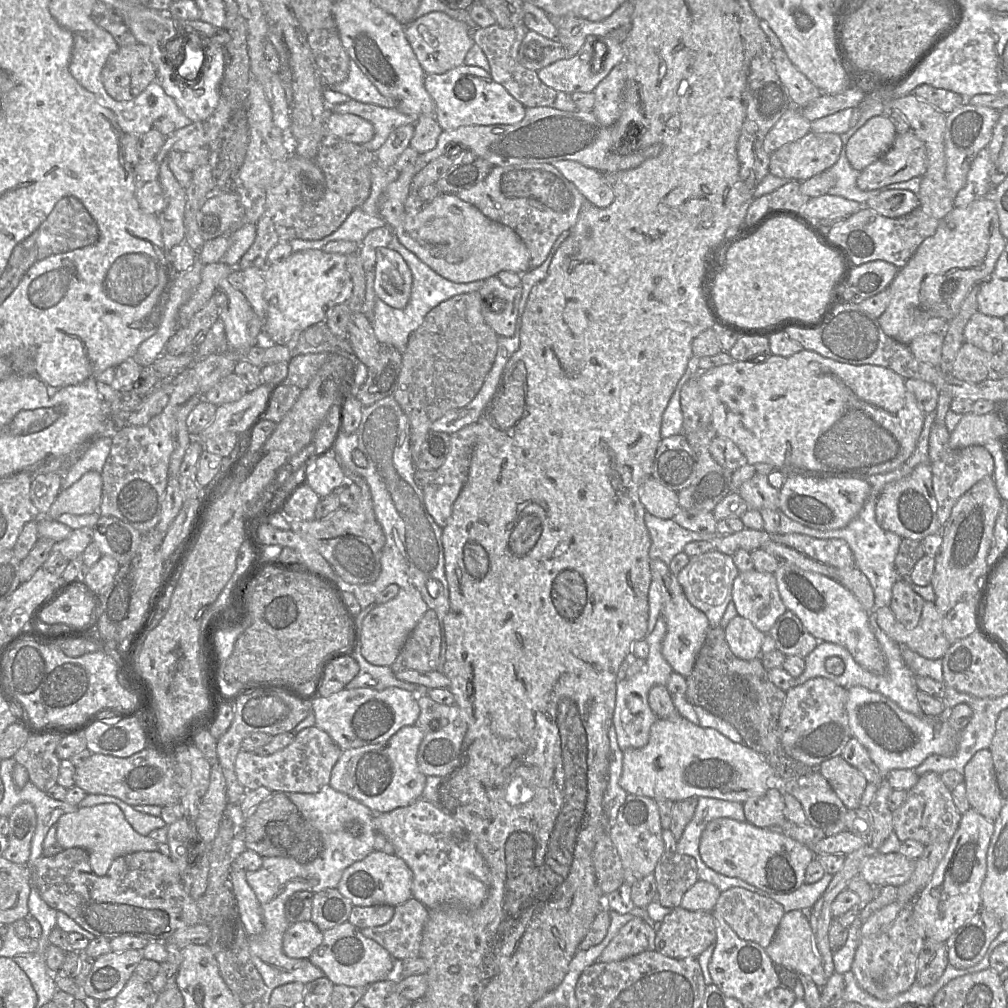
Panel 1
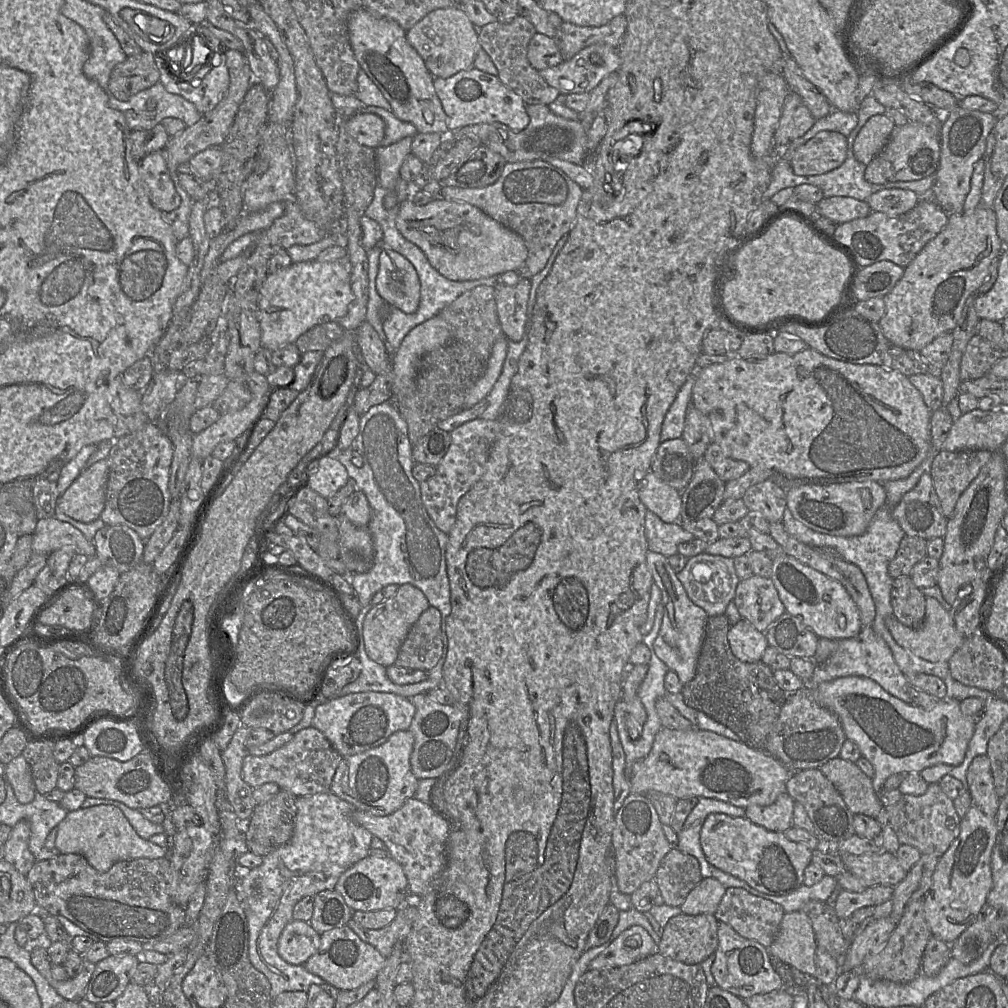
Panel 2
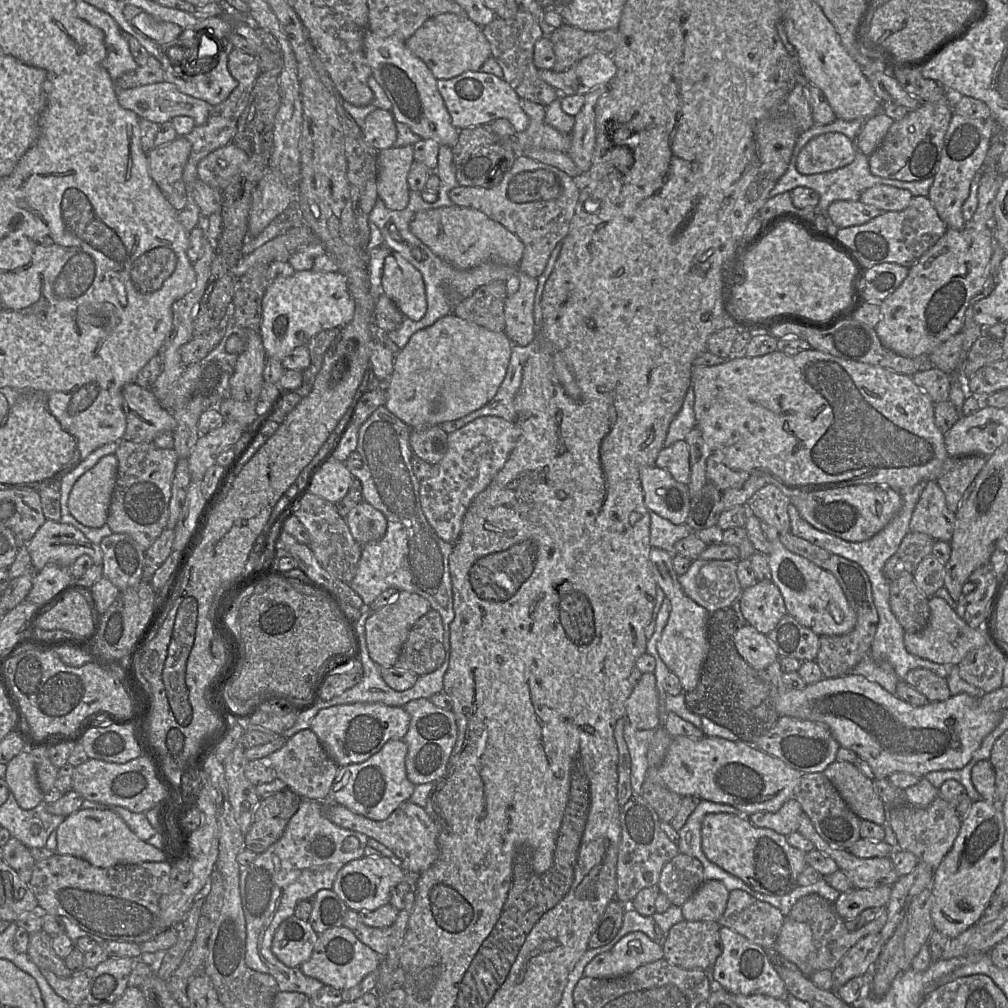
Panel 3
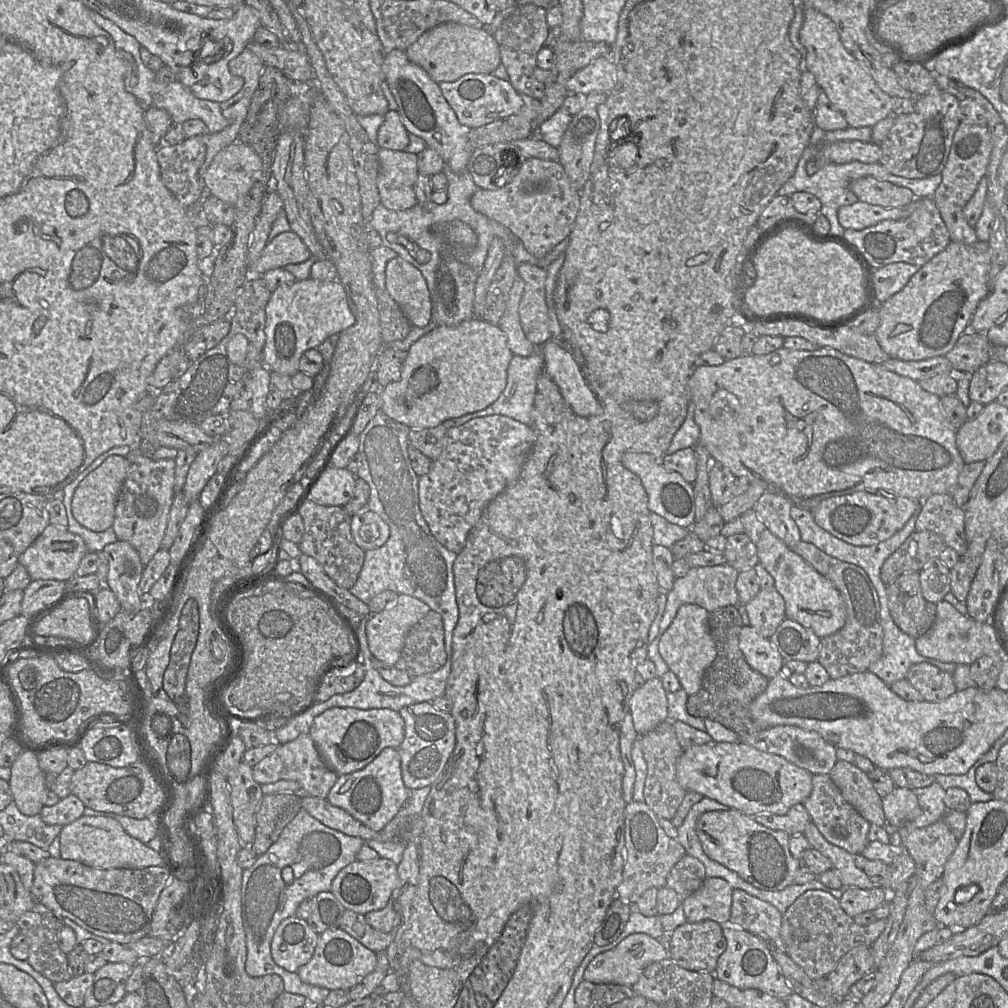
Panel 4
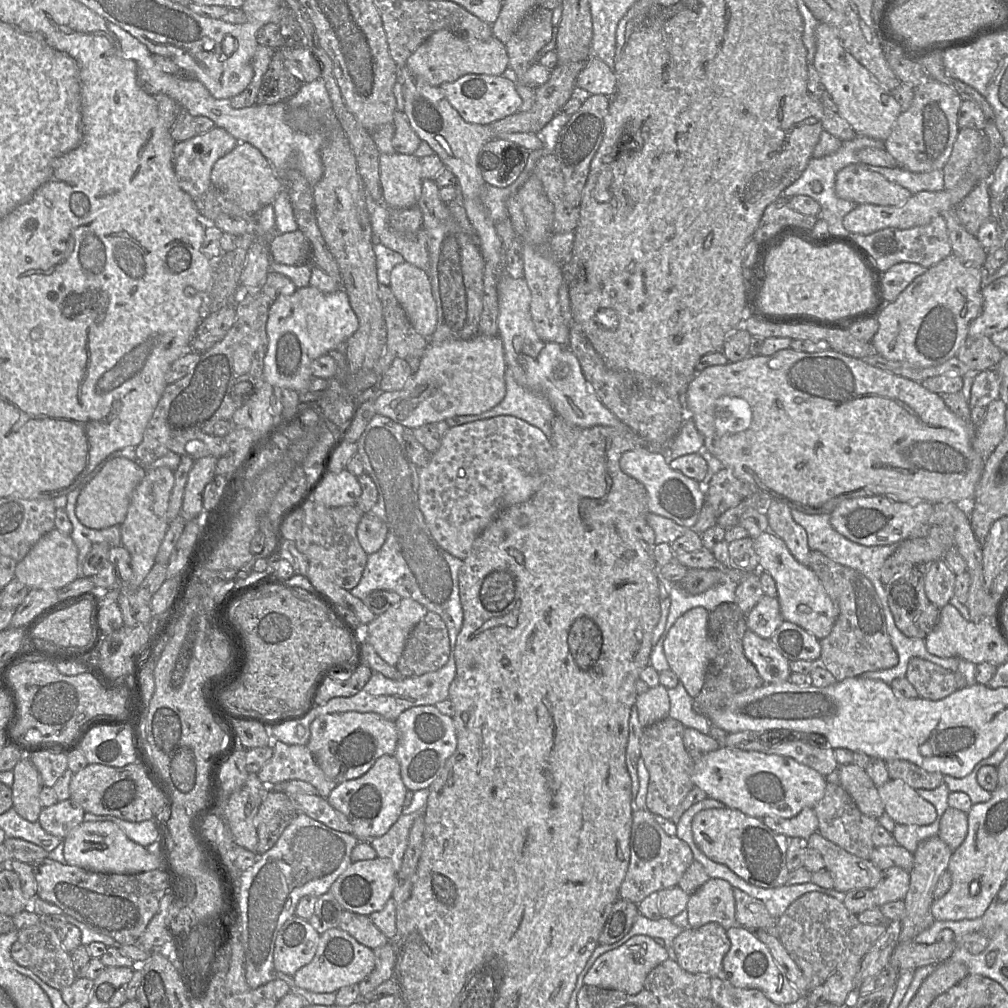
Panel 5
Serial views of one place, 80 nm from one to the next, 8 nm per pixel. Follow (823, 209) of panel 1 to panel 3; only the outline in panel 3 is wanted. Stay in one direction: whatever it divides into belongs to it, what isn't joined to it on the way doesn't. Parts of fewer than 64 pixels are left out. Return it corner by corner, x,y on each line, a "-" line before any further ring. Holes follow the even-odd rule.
847,200
834,201
830,204
827,210
827,214
830,216
832,221
838,226
839,229
850,226
863,225
884,212
888,211
882,211
876,208
875,206
865,204
861,201
847,201

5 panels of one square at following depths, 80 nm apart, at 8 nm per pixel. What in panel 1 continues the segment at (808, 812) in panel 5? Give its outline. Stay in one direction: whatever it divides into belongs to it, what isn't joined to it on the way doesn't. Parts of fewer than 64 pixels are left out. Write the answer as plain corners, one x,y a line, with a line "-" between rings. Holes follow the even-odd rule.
780,786
768,788
762,797
751,798
743,803
746,821
756,827
774,829
785,821
785,803

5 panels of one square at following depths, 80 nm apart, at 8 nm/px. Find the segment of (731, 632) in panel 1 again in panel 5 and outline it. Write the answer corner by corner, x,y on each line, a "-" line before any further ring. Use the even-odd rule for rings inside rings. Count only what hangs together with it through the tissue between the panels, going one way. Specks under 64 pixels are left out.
747,627
743,636
745,656
756,667
765,684
783,683
792,673
789,660
784,657
769,639
764,639

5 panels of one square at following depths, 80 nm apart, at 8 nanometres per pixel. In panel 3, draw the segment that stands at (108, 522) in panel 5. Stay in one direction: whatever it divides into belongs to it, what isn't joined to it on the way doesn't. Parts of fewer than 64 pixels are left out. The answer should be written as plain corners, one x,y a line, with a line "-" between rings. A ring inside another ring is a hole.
106,455
74,484
69,494
68,508
82,525
100,528
107,523
117,469
116,455

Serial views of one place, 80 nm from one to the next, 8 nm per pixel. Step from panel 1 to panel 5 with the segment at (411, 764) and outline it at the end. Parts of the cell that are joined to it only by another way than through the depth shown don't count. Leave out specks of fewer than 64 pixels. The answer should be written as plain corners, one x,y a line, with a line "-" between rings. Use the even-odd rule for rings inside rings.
384,754
362,776
341,782
336,785
327,797
328,802
347,816
352,824
352,834
359,841
370,841
384,835
402,814
407,788
402,781
400,765
394,755

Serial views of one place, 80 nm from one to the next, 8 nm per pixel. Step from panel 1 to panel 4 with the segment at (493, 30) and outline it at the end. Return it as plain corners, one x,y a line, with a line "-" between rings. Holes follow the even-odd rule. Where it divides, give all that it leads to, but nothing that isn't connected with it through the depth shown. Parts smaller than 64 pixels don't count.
535,4
517,6
507,14
502,24
493,33
500,55
501,64
505,67
509,81
518,93
526,94
540,100
545,93
545,85
533,75
537,67
537,54
546,45
552,31
547,24
547,10

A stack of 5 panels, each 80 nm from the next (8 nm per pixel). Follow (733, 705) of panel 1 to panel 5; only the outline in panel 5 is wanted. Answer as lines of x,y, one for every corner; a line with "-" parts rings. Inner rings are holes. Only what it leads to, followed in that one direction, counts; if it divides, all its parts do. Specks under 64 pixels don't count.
736,602
721,603
709,612
708,631
715,647
715,656
707,667
701,691
693,698
693,710
696,713
710,718
713,712
723,708
734,695
765,684
756,667
744,653
743,636
747,627
744,612

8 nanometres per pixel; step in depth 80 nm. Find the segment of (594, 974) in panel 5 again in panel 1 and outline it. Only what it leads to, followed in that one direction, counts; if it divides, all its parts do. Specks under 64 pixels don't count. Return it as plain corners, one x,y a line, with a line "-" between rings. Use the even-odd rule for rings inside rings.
635,916
619,930
595,963
620,961
648,950
645,926
646,922

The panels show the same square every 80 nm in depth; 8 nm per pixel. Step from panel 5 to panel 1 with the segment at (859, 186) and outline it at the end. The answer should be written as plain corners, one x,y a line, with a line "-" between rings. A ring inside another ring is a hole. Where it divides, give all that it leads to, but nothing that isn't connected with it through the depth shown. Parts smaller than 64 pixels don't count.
888,190
869,199
863,207
868,207
887,218
898,218
920,207
920,200
910,190

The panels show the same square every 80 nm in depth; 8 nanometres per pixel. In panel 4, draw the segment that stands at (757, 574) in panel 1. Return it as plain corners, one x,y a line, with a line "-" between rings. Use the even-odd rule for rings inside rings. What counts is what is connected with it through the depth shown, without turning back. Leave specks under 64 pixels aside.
775,587
761,589
745,605
745,609
749,617
749,626
768,639
786,618
785,601

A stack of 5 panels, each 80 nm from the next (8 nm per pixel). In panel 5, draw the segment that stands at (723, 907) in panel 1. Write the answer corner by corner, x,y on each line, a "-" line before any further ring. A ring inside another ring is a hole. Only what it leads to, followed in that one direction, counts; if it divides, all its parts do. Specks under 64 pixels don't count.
733,888
736,924
750,931
774,927
778,919
773,918
764,903
745,892

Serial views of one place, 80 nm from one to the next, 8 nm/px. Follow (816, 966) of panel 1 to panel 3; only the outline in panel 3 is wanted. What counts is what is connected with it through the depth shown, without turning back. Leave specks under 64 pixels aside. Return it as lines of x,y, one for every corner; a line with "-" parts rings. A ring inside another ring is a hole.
785,918
774,949
795,965
803,965
812,951
812,931
808,924

